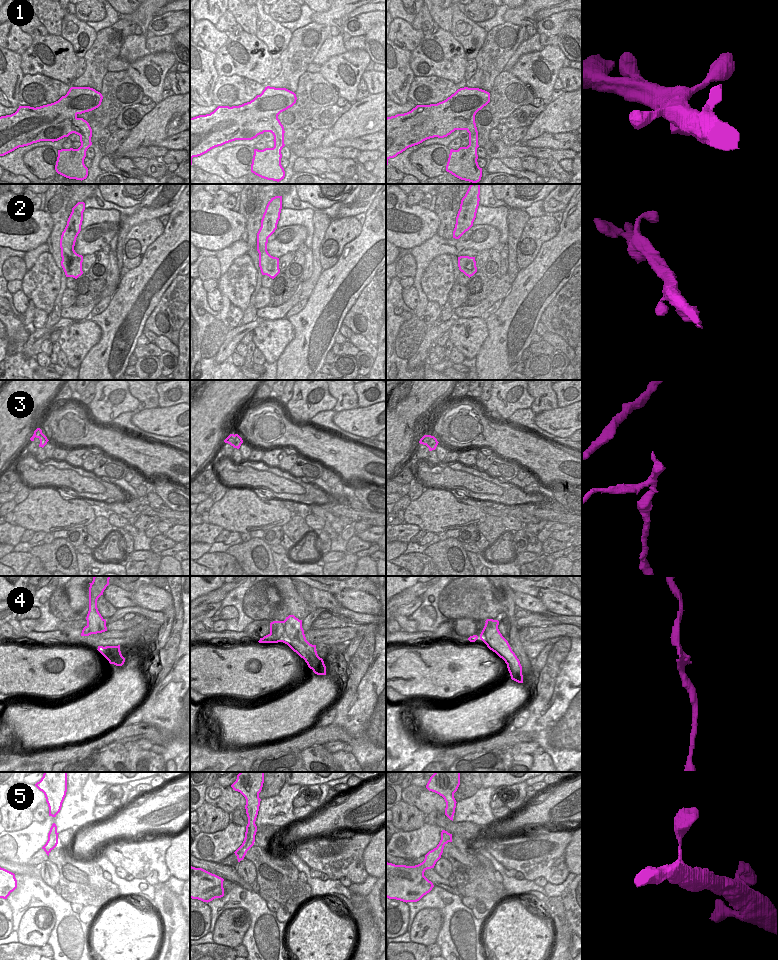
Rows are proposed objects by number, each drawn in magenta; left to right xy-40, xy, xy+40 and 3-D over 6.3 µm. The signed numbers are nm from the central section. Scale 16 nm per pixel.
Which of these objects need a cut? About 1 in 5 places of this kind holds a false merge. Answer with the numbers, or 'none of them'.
3.

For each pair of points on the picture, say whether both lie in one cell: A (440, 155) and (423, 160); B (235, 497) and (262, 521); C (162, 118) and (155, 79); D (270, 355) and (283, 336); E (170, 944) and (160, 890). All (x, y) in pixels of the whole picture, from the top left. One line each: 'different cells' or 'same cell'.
A: same cell
B: same cell
C: different cells
D: same cell
E: same cell

